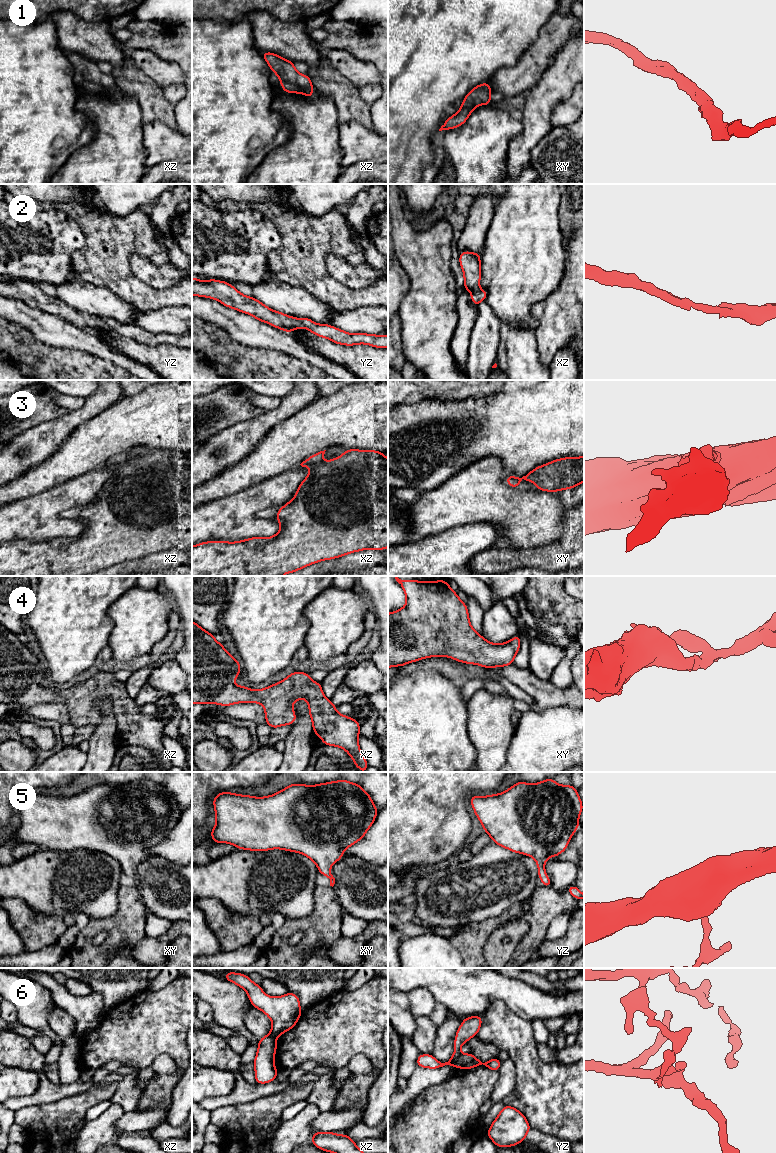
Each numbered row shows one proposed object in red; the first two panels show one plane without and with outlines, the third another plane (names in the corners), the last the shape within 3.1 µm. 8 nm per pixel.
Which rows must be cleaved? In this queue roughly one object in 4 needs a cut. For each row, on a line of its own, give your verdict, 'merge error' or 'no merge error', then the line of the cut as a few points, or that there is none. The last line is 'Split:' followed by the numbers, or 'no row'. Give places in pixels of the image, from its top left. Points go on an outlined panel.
1: no merge error | no cut
2: no merge error | no cut
3: no merge error | no cut
4: no merge error | no cut
5: no merge error | no cut
6: merge error | yz (462, 1054), (454, 1065)
Split: 6

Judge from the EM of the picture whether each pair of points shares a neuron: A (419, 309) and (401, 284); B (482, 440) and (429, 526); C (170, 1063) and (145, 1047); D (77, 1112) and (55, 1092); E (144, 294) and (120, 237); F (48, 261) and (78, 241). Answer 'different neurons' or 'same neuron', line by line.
A: different neurons
B: different neurons
C: different neurons
D: different neurons
E: same neuron
F: same neuron

